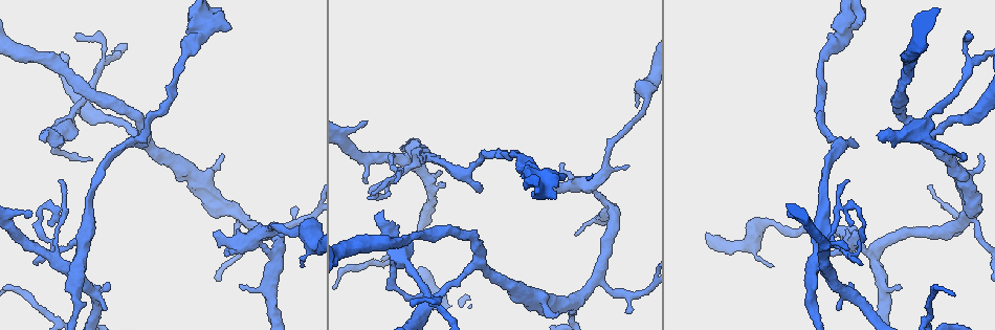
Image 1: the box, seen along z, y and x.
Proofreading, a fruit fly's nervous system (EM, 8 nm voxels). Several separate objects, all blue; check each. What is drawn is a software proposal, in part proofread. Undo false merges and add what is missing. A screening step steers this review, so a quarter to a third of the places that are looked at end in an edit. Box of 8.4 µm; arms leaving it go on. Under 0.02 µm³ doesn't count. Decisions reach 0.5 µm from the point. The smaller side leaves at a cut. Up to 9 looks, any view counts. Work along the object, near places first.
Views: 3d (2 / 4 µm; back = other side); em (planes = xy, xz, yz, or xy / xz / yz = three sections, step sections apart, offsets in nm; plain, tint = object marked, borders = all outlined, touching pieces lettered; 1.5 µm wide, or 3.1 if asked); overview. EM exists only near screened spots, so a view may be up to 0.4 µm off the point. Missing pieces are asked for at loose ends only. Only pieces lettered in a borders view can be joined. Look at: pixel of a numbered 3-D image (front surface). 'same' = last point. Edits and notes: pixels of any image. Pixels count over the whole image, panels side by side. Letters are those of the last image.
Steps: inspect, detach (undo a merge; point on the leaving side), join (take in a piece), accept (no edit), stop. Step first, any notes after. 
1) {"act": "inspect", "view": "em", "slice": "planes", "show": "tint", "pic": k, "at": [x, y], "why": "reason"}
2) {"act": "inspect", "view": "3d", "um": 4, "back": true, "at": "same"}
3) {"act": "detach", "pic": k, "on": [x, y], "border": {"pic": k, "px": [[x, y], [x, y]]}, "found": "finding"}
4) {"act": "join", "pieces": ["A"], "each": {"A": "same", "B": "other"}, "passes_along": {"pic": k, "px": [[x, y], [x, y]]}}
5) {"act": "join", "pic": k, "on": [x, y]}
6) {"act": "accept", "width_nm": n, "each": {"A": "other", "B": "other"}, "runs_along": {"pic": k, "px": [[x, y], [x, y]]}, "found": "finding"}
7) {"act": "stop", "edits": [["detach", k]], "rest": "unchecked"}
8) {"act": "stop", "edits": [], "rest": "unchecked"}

{"act": "inspect", "view": "3d", "um": 4, "pic": 1, "at": [382, 211], "why": "branch stops here"}

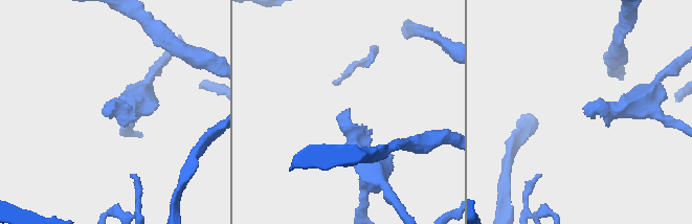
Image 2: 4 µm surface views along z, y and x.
{"act": "inspect", "view": "em", "slice": "planes", "show": "plain", "pic": 2, "at": [350, 108]}

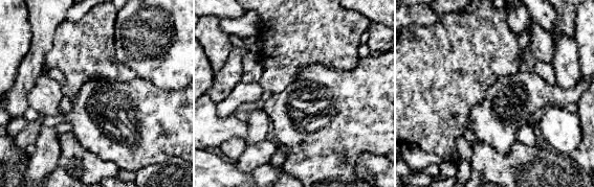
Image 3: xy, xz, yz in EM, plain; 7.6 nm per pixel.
{"act": "inspect", "view": "em", "slice": "planes", "show": "borders", "at": "same", "why": "what lies round it"}

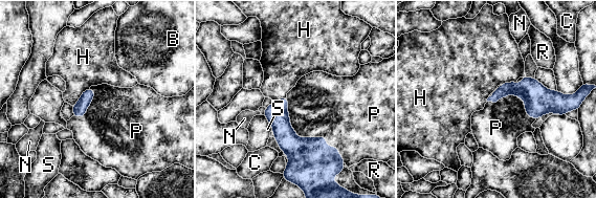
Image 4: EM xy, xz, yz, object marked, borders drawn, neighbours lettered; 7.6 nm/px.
{"act": "join", "pic": 4, "on": [315, 109], "each": {"B": "other", "C": "other", "H": "other", "N": "other", "P": "same", "R": "other", "S": "other"}, "passes_along": {"pic": 4, "px": [[312, 164], [302, 138], [315, 109]]}, "found": "the neuron continues"}

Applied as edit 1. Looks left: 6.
{"act": "inspect", "view": "em", "slice": "planes", "show": "tint", "pic": 1, "at": [852, 222], "why": "free end"}

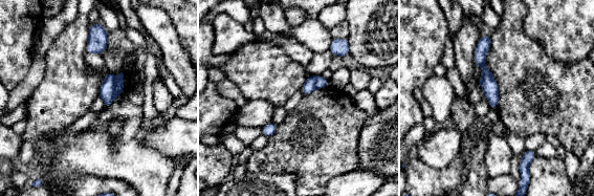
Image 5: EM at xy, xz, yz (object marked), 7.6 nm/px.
{"act": "inspect", "view": "em", "slice": "planes", "show": "borders", "at": "same", "why": "what lies round it"}

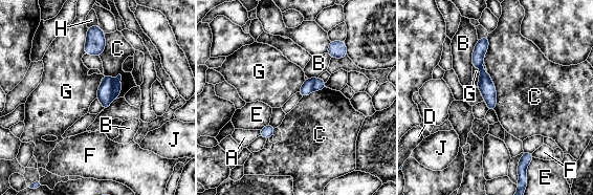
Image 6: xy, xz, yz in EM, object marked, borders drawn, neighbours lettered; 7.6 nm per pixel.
{"act": "detach", "pic": 6, "on": [117, 88], "width_nm": 100, "each": {"A": "other", "B": "other", "C": "other", "D": "other", "E": "other", "F": "other", "G": "other", "H": "other", "J": "other"}, "border": {"pic": 6, "px": [[112, 84], [114, 99]]}, "found": "a second neuron is stuck on"}

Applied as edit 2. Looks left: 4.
{"act": "inspect", "view": "overview"}

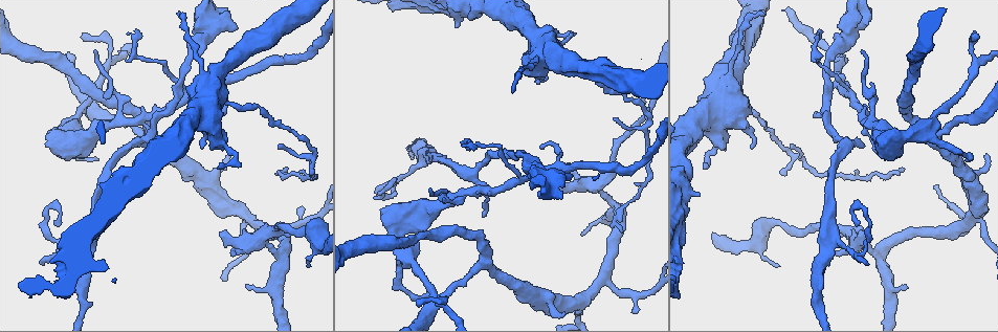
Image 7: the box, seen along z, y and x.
{"act": "inspect", "view": "em", "slice": "planes", "show": "plain", "pic": 7, "at": [837, 254]}

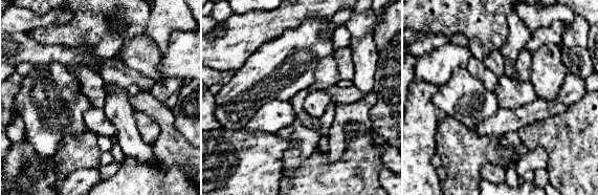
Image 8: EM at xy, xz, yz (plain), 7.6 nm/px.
{"act": "inspect", "view": "em", "slice": "planes", "show": "borders", "at": "same", "why": "see the neighbours"}

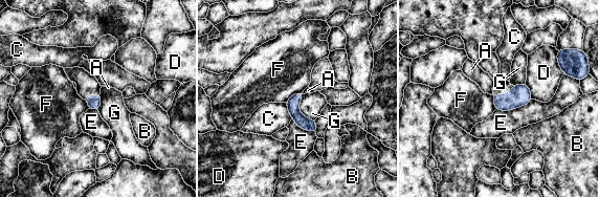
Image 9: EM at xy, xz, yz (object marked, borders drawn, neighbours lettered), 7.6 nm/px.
{"act": "accept", "each": {"A": "other", "B": "other", "C": "other", "D": "other", "E": "other", "F": "other", "G": "other"}, "border": {"pic": 9, "px": [[532, 100], [509, 110], [495, 110]]}, "found": "no lettered piece goes on from it"}

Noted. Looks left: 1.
{"act": "stop", "edits": [["join", 4], ["detach", 6]], "rest": "unchecked"}

